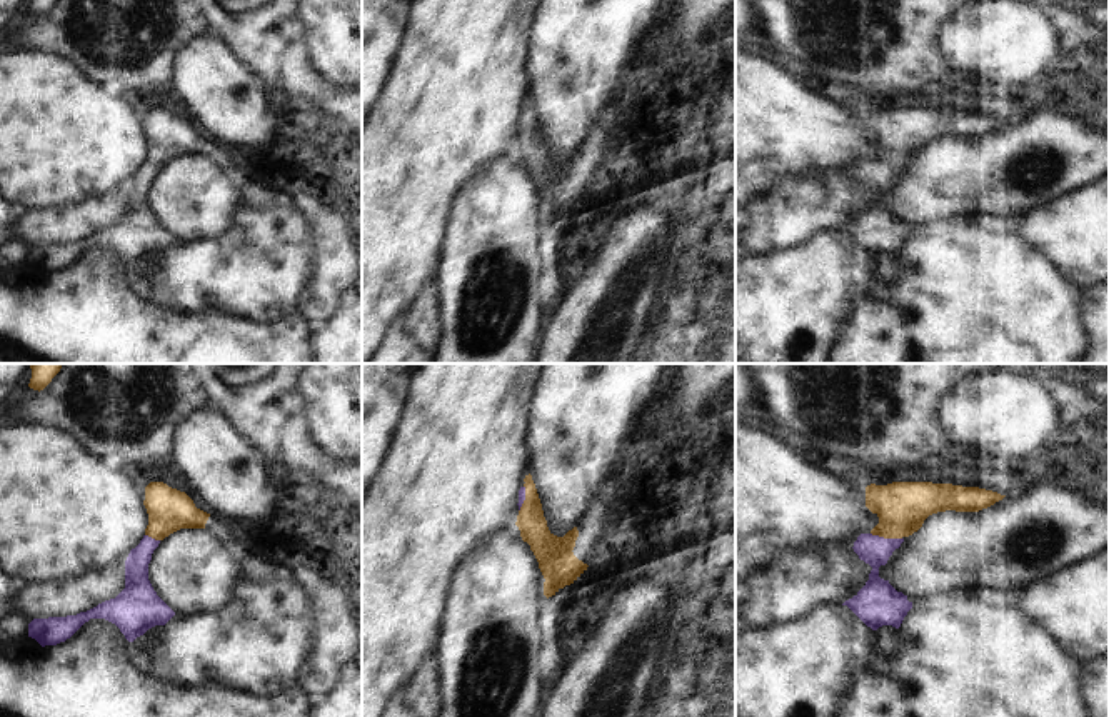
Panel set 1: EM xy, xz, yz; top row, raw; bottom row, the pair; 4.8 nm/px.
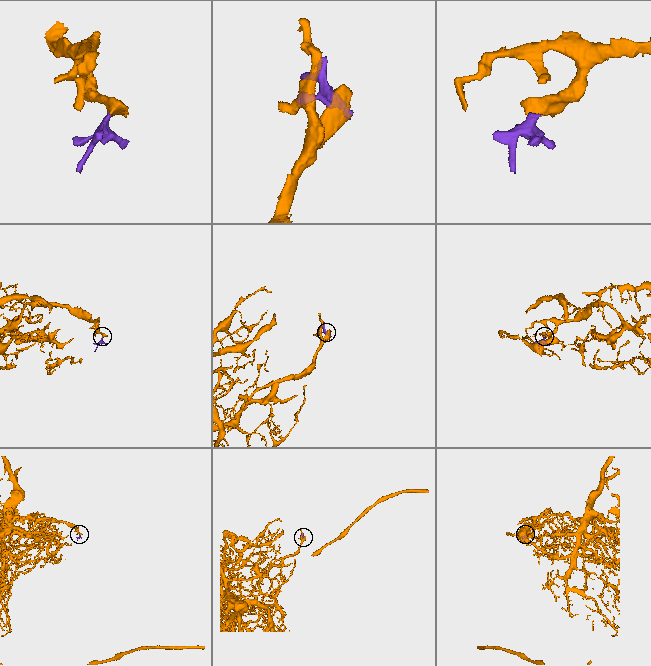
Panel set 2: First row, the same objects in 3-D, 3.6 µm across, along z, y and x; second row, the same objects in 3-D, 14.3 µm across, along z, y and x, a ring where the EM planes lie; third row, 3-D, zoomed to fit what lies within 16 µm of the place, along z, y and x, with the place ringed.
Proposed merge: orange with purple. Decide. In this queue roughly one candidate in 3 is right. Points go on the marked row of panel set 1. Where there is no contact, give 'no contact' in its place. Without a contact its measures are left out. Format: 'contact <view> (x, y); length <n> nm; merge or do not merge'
contact yz (886, 537); length 160 nm; merge

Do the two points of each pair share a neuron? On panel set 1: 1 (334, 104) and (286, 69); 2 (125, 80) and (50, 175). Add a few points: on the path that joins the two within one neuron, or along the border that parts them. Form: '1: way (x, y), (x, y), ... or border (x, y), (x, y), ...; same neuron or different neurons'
1: way (322, 99), (297, 80); same neuron
2: border (72, 62), (100, 89); different neurons

